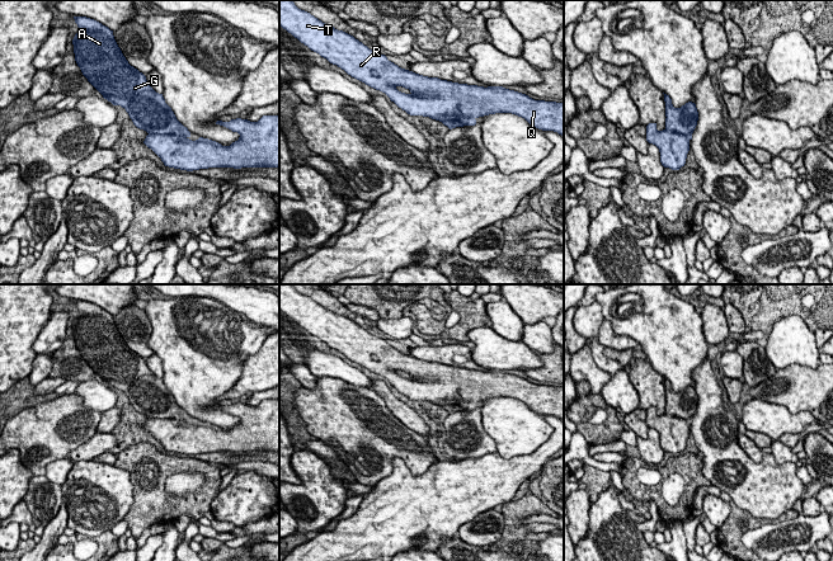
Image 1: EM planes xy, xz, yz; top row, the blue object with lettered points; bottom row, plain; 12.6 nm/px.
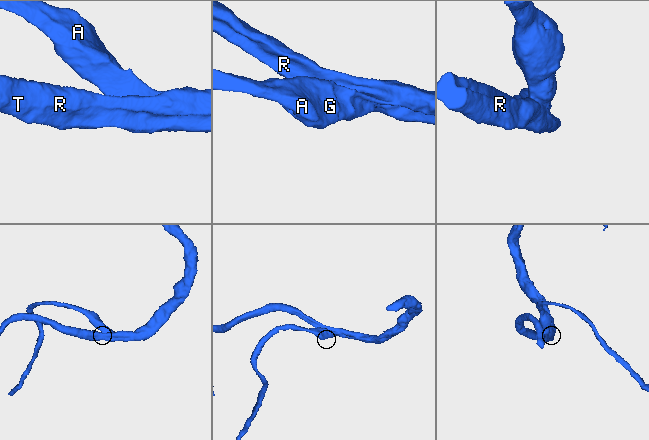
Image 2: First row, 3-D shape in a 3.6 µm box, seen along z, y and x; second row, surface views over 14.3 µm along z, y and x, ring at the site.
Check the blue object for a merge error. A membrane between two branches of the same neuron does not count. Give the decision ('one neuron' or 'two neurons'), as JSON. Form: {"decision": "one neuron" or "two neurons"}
{"decision": "one neuron"}

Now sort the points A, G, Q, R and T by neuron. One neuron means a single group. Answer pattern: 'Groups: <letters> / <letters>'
Groups: A G Q R T

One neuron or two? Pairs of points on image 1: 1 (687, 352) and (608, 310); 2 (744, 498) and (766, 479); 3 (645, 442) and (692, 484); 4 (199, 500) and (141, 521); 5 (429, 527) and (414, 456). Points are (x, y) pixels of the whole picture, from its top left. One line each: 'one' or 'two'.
1: one
2: one
3: two
4: one
5: two

